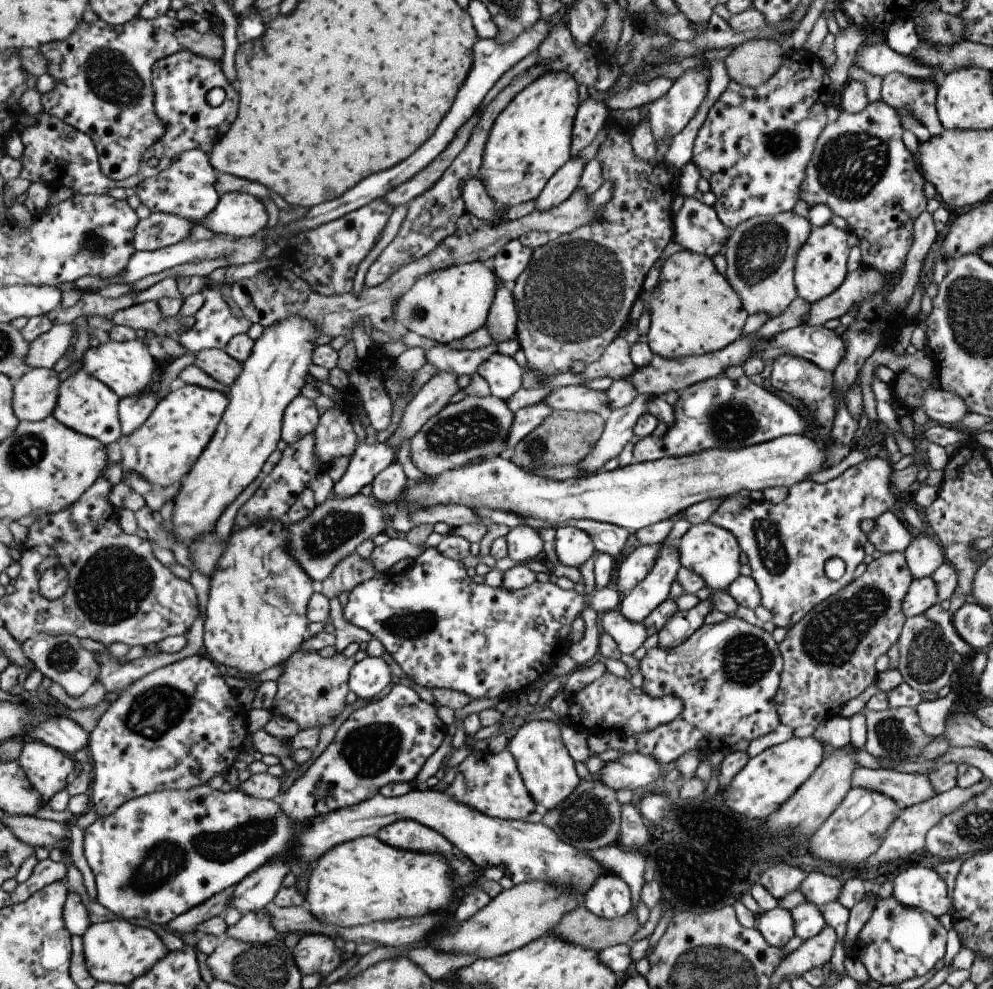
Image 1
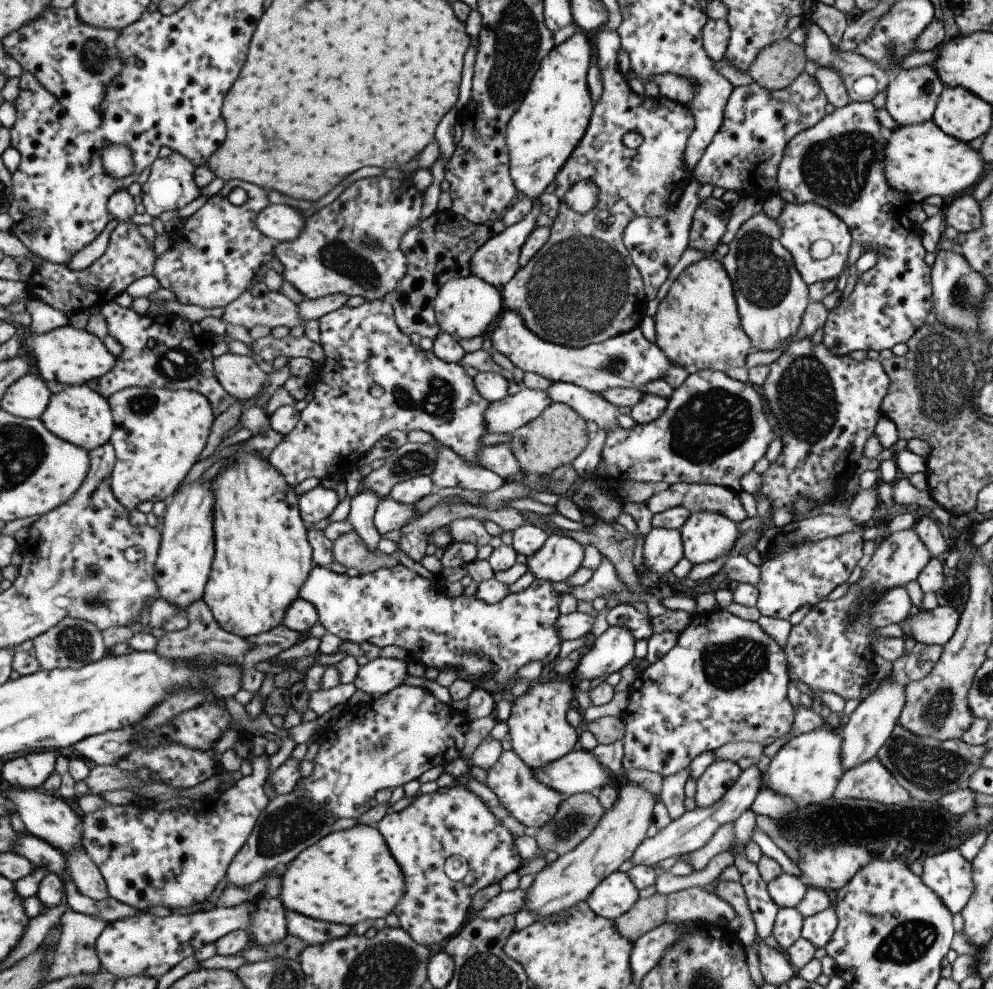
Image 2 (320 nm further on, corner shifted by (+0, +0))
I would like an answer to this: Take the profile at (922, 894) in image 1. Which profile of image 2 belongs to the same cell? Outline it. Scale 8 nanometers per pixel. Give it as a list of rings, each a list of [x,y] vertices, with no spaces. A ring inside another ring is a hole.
[[[957,849],[931,855],[921,862],[920,879],[953,915],[967,904],[974,884],[970,862]]]

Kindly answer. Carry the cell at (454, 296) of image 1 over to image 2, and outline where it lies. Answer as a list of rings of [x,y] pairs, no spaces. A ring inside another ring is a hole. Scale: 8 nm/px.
[[[467,275],[445,281],[432,302],[434,317],[441,333],[450,334],[456,340],[469,340],[475,336],[485,337],[494,319],[503,311],[500,291],[483,282],[475,275]]]

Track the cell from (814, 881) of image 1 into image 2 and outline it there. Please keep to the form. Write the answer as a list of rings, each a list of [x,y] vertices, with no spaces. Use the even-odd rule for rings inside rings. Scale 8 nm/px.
[[[785,872],[766,883],[769,898],[778,908],[795,907],[807,889],[807,886],[799,878]]]

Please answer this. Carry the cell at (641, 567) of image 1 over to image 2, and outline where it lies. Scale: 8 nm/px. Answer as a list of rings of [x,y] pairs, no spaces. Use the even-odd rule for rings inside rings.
[[[651,529],[644,538],[641,569],[665,574],[684,556],[678,530]]]

